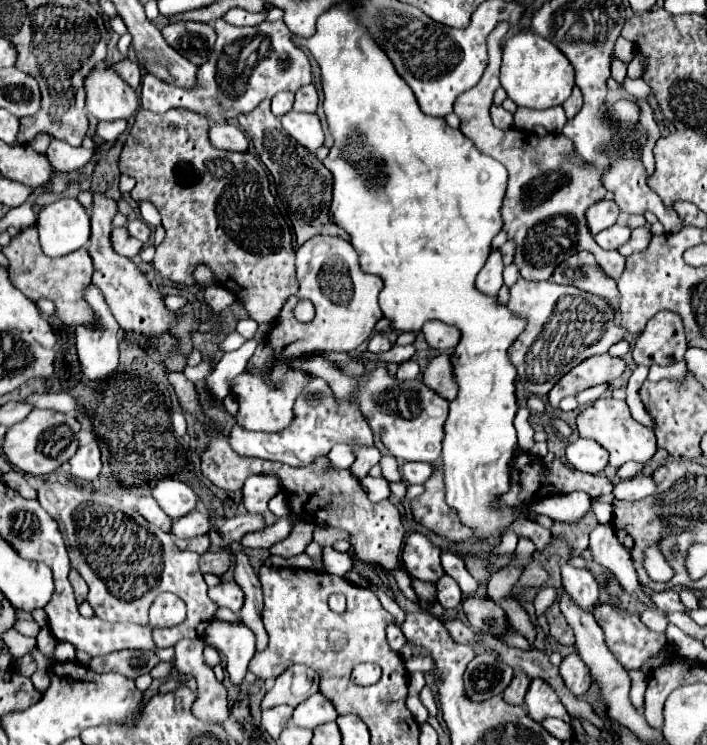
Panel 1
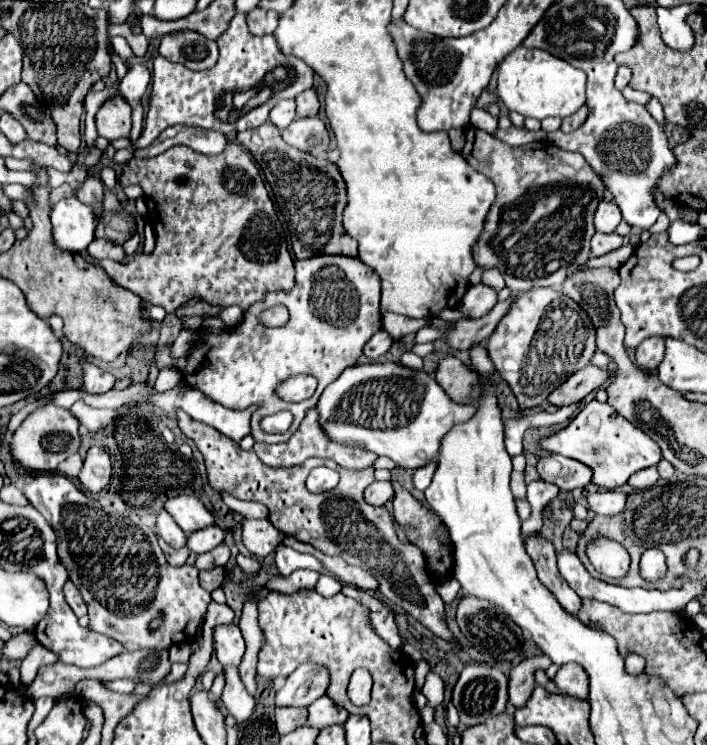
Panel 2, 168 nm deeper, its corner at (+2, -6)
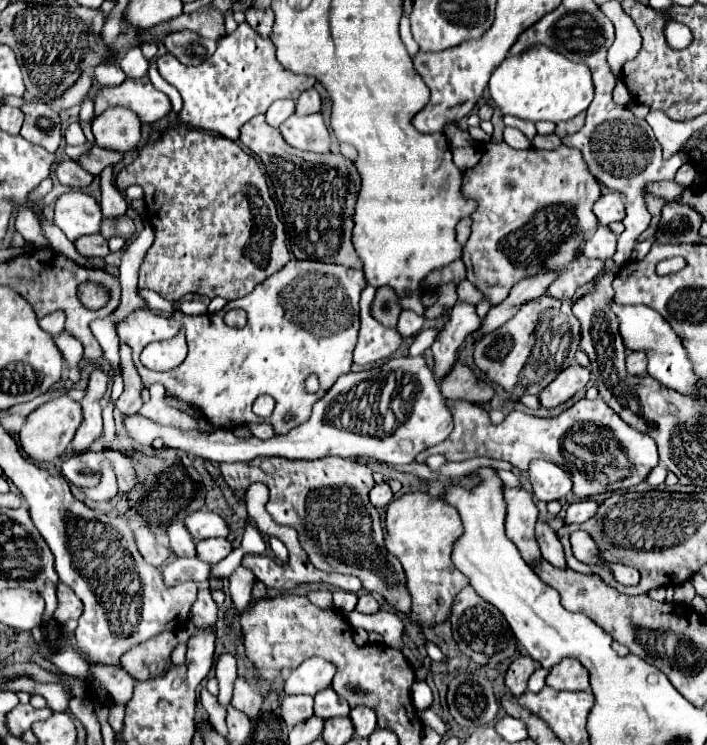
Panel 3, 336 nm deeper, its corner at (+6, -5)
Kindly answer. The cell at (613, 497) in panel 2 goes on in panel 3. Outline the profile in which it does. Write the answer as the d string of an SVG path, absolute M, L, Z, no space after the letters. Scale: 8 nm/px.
M580 499L576 503L570 503L566 509L566 523L584 523L596 515L596 507L600 507L594 499Z

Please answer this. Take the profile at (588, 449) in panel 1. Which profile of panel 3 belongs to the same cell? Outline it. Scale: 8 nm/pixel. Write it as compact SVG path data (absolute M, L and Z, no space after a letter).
M532 461L528 467L532 495L540 501L564 499L572 491L572 475L560 465L552 465L550 461Z

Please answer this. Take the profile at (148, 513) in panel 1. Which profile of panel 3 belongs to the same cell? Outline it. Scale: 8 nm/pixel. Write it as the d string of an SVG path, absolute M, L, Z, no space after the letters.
M174 521L174 523L168 525L168 539L170 539L170 549L178 557L192 557L192 555L196 555L194 539L192 539L188 529L180 521Z

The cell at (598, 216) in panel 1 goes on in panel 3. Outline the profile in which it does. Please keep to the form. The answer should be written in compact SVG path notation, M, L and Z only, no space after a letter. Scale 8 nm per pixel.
M604 193L596 203L594 203L594 215L598 217L600 225L610 225L614 221L624 219L624 201L620 193Z

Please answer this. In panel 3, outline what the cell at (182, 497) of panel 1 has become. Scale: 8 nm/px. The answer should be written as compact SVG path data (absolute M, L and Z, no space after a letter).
M194 511L194 513L186 515L184 525L190 531L190 535L194 537L194 541L228 535L226 521L220 515L212 513L212 511Z

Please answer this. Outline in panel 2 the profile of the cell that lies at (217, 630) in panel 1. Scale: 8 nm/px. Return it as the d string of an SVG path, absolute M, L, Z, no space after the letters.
M226 668L226 688L222 692L222 704L238 724L244 724L256 706L254 698L244 690L236 668Z

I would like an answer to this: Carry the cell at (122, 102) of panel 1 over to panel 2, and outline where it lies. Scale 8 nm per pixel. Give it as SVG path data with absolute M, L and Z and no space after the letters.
M122 96L106 100L96 114L96 128L98 134L108 142L118 138L130 138L130 130L132 130L130 104Z

